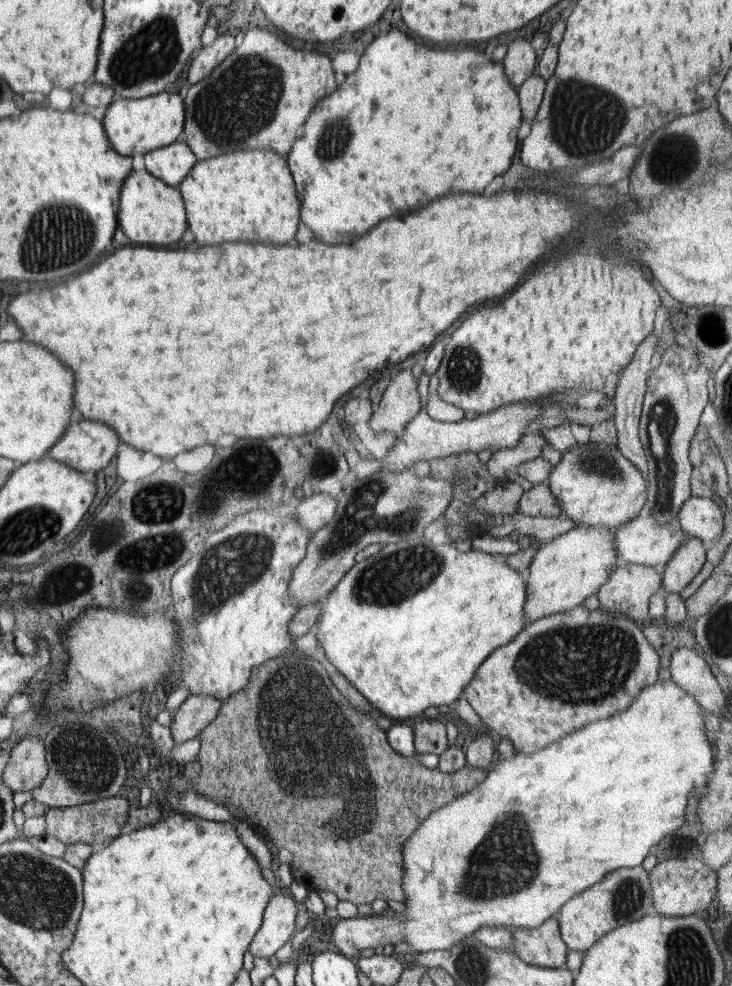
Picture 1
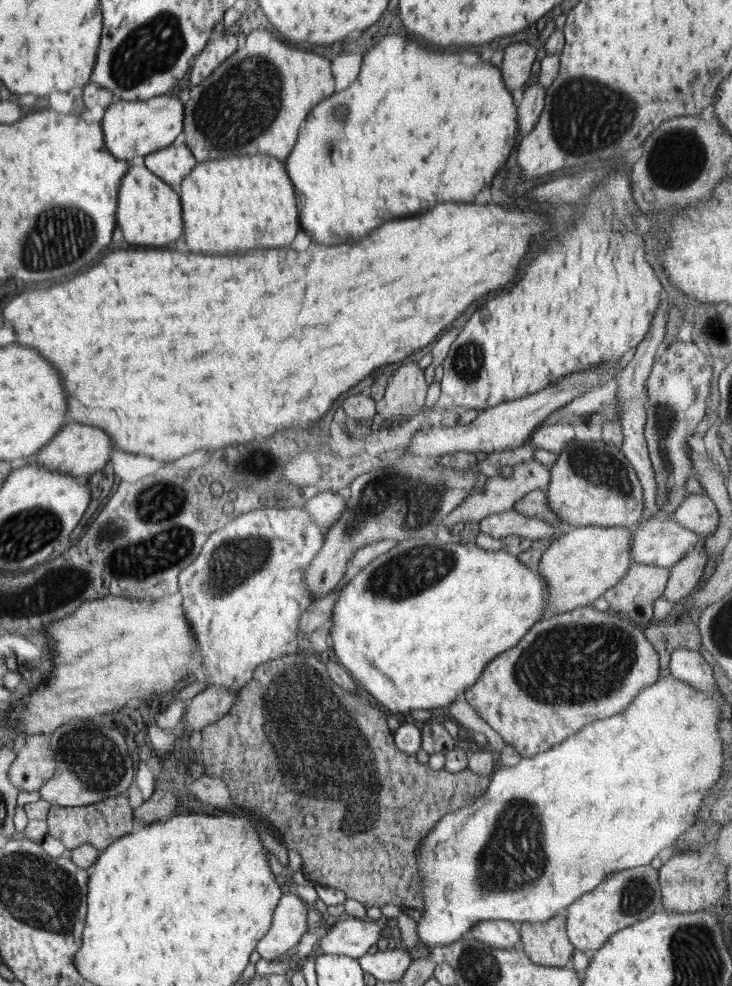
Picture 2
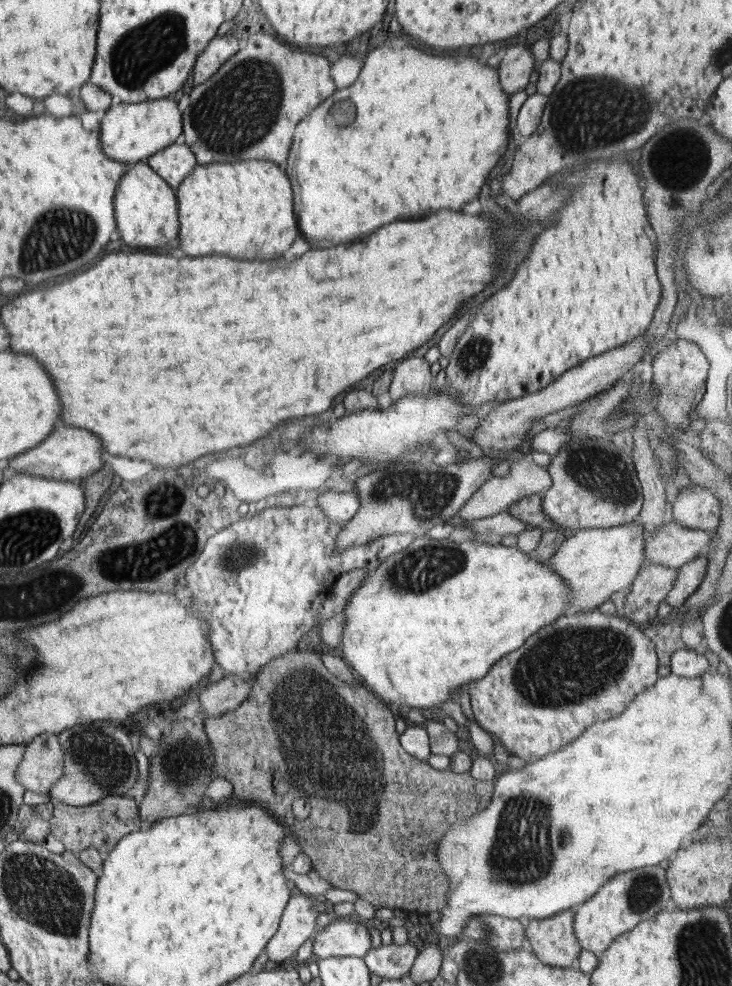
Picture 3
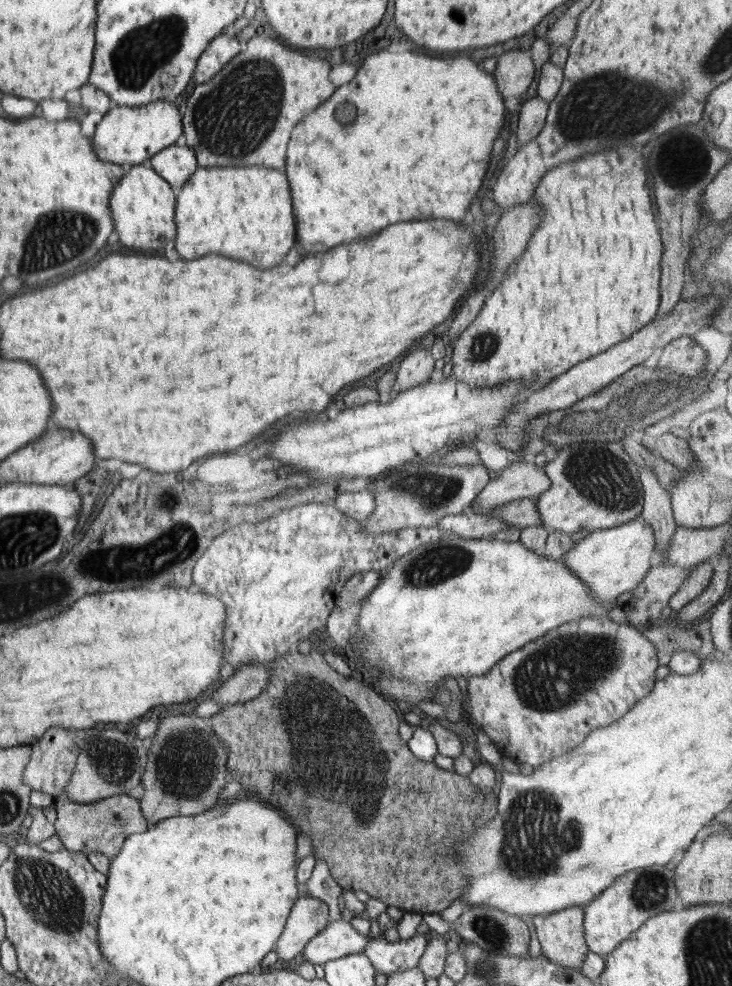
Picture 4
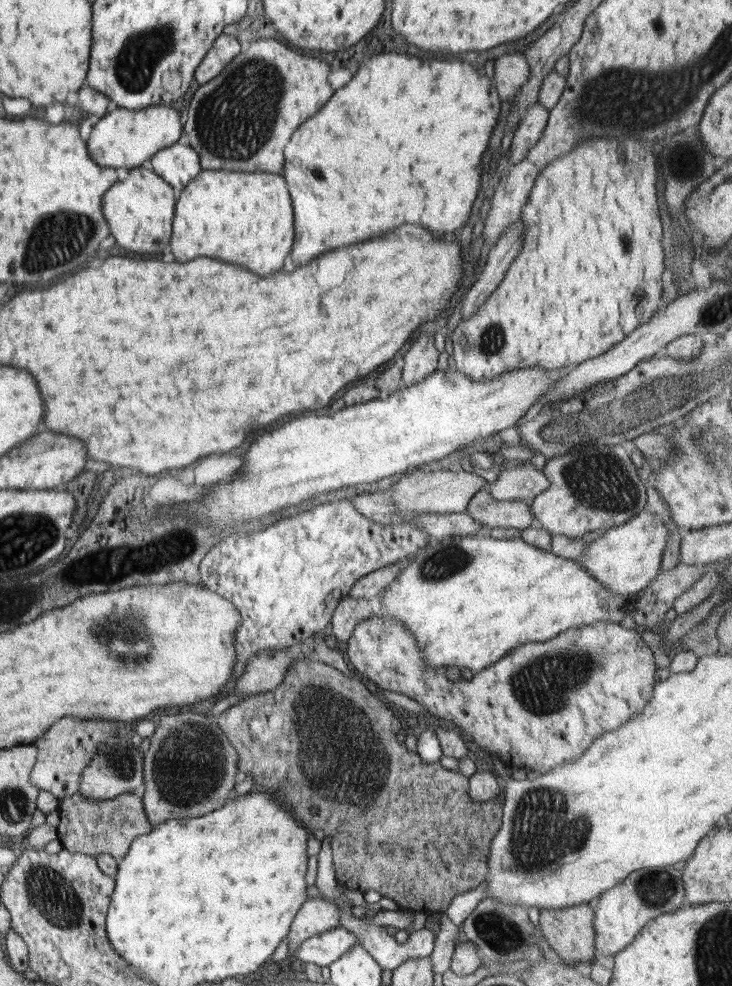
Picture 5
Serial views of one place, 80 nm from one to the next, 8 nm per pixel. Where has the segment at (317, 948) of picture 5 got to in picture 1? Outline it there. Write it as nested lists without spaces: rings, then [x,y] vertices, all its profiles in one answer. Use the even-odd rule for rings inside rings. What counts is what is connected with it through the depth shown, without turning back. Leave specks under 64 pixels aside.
[[[672,679],[666,680],[666,682],[657,681],[644,688],[634,700],[634,704],[624,709],[624,712],[616,713],[616,716],[596,720],[596,722],[564,736],[562,740],[549,744],[538,752],[526,754],[516,751],[516,755],[510,759],[503,759],[502,762],[493,765],[488,770],[486,780],[478,786],[471,787],[466,795],[460,795],[452,803],[430,812],[419,823],[416,832],[413,832],[405,845],[402,846],[403,867],[405,868],[402,888],[405,892],[405,902],[403,903],[406,905],[406,911],[404,913],[396,912],[394,917],[383,913],[372,914],[368,917],[355,916],[341,919],[334,926],[330,942],[338,947],[338,950],[345,957],[349,958],[354,958],[355,954],[359,954],[362,950],[376,949],[378,946],[384,947],[388,944],[396,945],[402,942],[407,943],[413,952],[450,951],[458,944],[471,940],[473,932],[483,926],[505,926],[513,930],[520,927],[536,928],[540,926],[547,918],[556,916],[559,908],[564,906],[573,896],[584,892],[597,882],[602,882],[609,872],[620,868],[640,866],[644,862],[644,858],[648,856],[648,852],[655,848],[658,842],[662,842],[666,836],[676,832],[685,823],[688,803],[690,803],[690,798],[694,796],[692,792],[696,790],[698,784],[706,782],[706,774],[690,778],[690,776],[684,776],[684,774],[690,774],[684,770],[694,768],[694,762],[698,764],[696,754],[700,754],[700,752],[710,754],[712,752],[710,740],[706,740],[706,728],[703,723],[702,707],[690,694],[686,694]]]

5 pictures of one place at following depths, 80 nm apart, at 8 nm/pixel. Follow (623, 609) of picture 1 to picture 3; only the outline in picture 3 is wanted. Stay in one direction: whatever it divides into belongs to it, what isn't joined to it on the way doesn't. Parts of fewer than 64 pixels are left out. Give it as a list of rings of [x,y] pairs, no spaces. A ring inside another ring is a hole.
[[[645,564],[634,582],[615,592],[610,600],[617,606],[617,614],[622,614],[624,606],[625,615],[636,626],[656,623],[659,620],[657,608],[665,601],[678,575],[677,568]]]

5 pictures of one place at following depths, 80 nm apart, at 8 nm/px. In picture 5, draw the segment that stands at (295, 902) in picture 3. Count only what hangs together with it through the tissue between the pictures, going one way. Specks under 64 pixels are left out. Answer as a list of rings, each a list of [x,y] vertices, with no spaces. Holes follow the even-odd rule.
[[[324,898],[308,899],[292,921],[287,938],[288,957],[293,958],[298,946],[320,933],[341,926],[341,910],[343,905],[334,900]]]

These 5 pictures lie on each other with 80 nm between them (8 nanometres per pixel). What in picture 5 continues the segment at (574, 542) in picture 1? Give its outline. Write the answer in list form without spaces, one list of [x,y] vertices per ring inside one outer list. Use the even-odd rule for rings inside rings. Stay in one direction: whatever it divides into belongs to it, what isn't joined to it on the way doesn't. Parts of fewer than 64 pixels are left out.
[[[642,511],[624,524],[608,529],[602,537],[592,541],[576,562],[611,591],[627,597],[634,596],[655,580],[661,571],[668,535],[667,524],[660,516]]]

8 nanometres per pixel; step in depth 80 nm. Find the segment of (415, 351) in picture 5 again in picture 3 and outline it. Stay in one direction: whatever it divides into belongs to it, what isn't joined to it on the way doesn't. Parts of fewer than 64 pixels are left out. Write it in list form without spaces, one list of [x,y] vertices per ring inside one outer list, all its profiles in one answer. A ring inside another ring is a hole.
[[[414,356],[402,361],[395,368],[389,388],[392,403],[412,393],[428,393],[432,390],[430,365],[424,357]]]

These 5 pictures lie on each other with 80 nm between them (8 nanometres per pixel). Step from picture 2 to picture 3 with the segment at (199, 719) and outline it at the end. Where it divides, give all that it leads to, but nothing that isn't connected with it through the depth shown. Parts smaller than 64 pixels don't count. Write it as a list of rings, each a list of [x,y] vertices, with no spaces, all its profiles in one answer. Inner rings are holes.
[[[226,676],[218,682],[199,689],[197,699],[203,710],[200,720],[204,721],[206,717],[217,717],[240,707],[246,697],[250,697],[254,680],[255,676],[247,682],[236,676]]]

